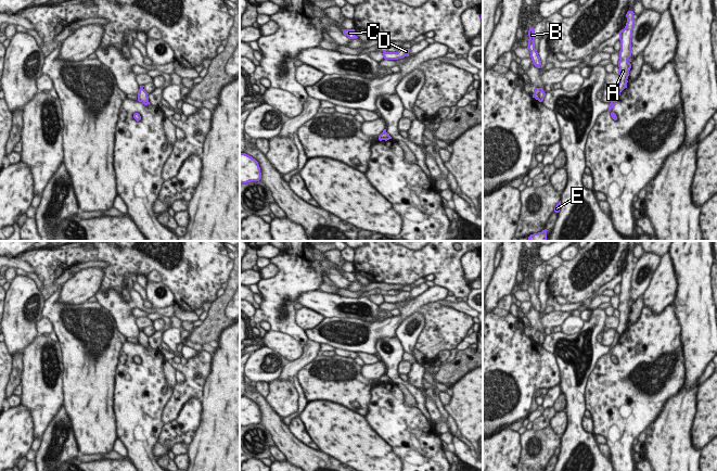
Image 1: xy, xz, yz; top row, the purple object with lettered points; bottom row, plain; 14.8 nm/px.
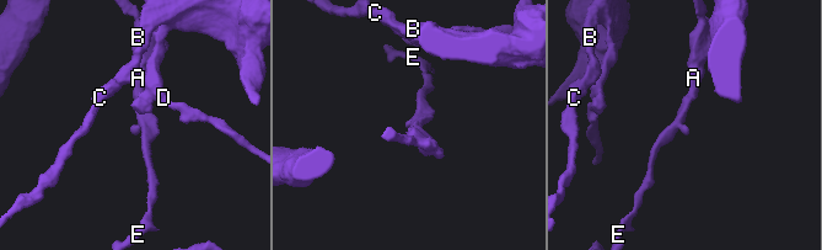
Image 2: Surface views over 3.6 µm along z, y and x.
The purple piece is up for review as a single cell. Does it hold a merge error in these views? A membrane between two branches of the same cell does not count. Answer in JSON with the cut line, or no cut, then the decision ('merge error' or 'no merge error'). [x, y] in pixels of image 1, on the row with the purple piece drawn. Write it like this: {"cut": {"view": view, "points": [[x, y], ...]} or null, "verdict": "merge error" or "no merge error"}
{"cut": {"view": "yz", "points": [[616, 87], [619, 92]]}, "verdict": "merge error"}

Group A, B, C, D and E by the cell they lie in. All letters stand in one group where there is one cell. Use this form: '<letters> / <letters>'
A B C D / E

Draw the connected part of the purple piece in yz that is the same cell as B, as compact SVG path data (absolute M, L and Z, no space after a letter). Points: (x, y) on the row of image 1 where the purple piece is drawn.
M529 26L529 30L528 30L528 36L529 36L529 39L528 39L527 49L530 51L530 58L533 61L532 64L534 64L538 68L540 68L541 61L540 61L537 50L535 49L535 34L534 34L534 28L530 26Z

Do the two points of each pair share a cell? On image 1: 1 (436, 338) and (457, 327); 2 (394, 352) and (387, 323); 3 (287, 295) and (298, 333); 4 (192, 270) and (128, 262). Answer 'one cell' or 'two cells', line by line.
1: one cell
2: two cells
3: one cell
4: one cell

